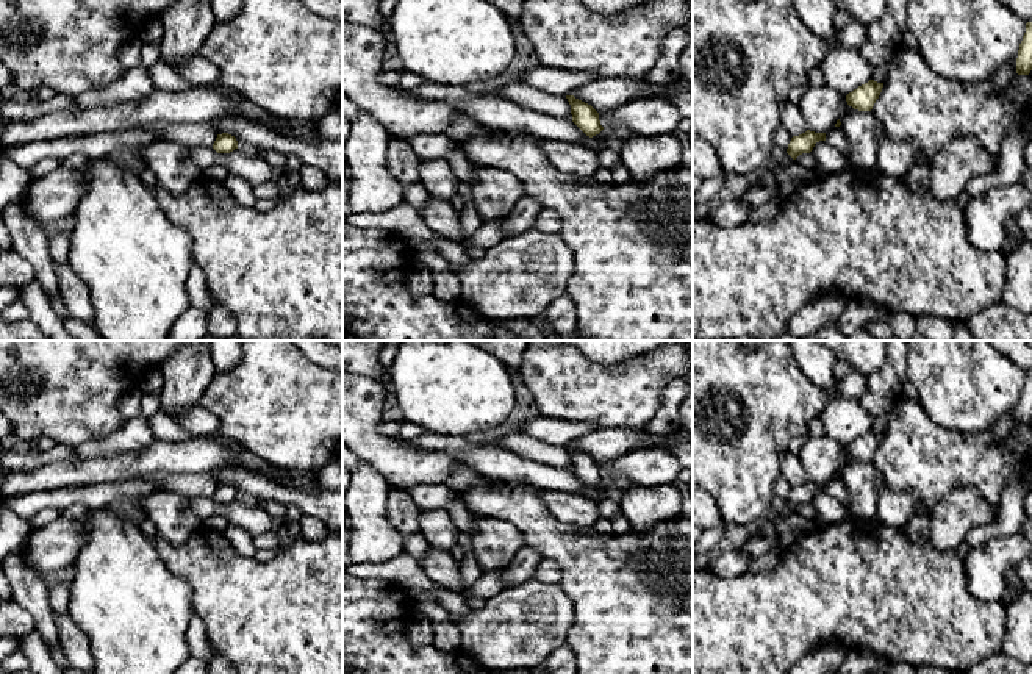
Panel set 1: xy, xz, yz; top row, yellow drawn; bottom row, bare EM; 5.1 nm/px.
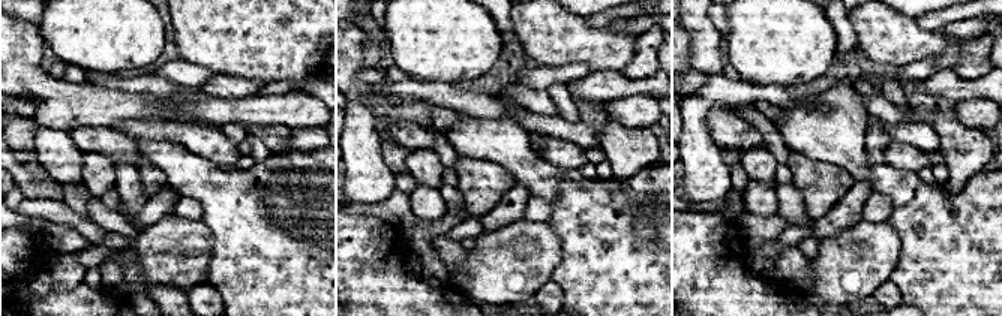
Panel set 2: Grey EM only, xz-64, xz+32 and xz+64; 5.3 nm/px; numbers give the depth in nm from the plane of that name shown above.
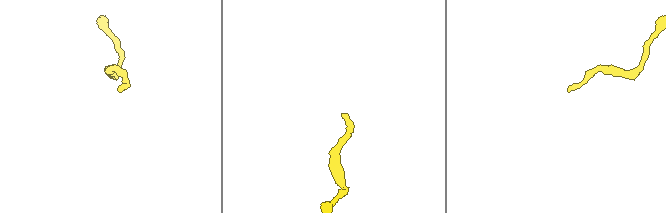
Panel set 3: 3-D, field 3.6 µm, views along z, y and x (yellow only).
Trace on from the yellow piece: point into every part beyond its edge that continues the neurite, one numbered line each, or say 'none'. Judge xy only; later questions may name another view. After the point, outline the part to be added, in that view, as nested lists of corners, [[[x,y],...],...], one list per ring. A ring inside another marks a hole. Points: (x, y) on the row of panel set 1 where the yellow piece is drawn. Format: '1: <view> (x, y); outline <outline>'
none

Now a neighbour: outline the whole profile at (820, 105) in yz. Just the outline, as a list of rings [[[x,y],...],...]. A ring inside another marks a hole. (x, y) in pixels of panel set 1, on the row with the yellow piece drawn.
[[[807,86],[799,102],[799,109],[807,128],[815,133],[827,133],[840,119],[841,94],[827,86]]]

